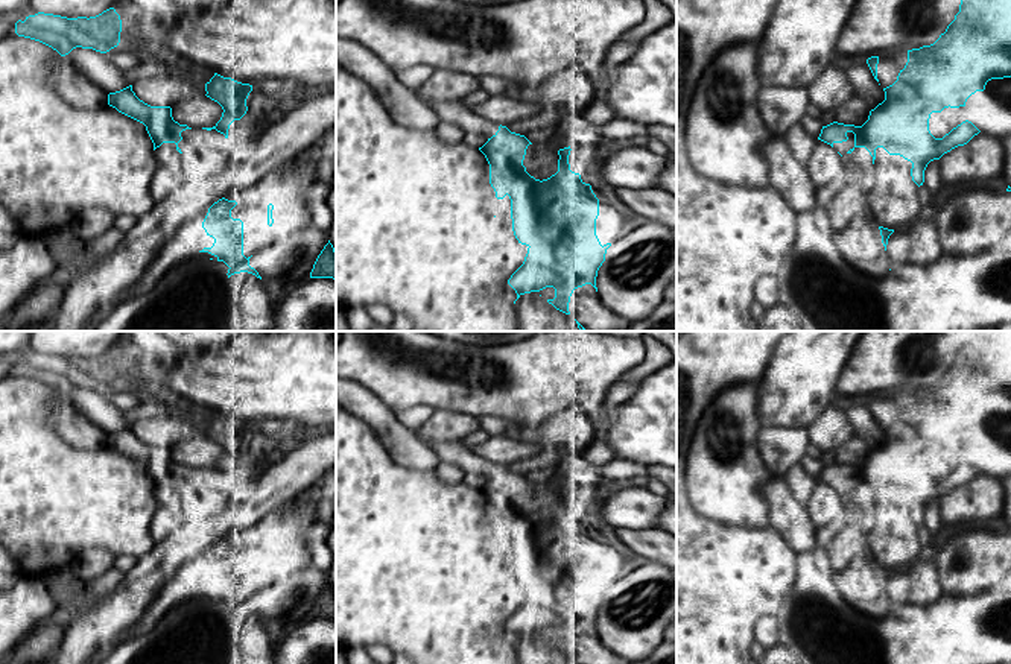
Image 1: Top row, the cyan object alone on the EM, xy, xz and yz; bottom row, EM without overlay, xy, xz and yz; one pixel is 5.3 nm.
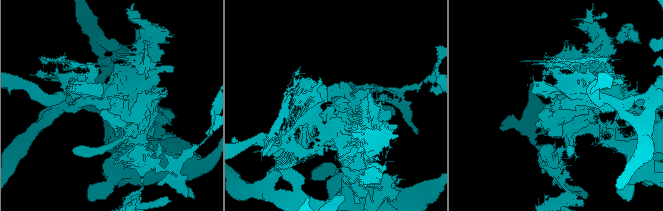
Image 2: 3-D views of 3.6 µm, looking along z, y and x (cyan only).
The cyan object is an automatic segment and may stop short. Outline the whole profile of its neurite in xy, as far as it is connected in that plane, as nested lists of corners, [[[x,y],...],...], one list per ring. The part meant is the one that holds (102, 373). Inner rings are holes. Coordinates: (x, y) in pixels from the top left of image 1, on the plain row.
[[[114,348],[103,351],[96,357],[67,359],[53,354],[38,353],[15,363],[18,377],[40,381],[61,397],[73,389],[93,389],[106,394],[120,383],[122,360]]]

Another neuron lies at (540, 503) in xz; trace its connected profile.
[[[529,485],[523,506],[531,517],[543,521],[558,512],[558,500],[558,492],[546,491],[543,485]]]

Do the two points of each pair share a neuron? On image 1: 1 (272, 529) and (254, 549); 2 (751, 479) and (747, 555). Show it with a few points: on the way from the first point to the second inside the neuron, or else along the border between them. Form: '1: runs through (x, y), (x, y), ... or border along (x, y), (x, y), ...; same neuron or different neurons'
1: runs through (268, 534), (257, 544); same neuron
2: border along (713, 518), (730, 524), (768, 523); different neurons

